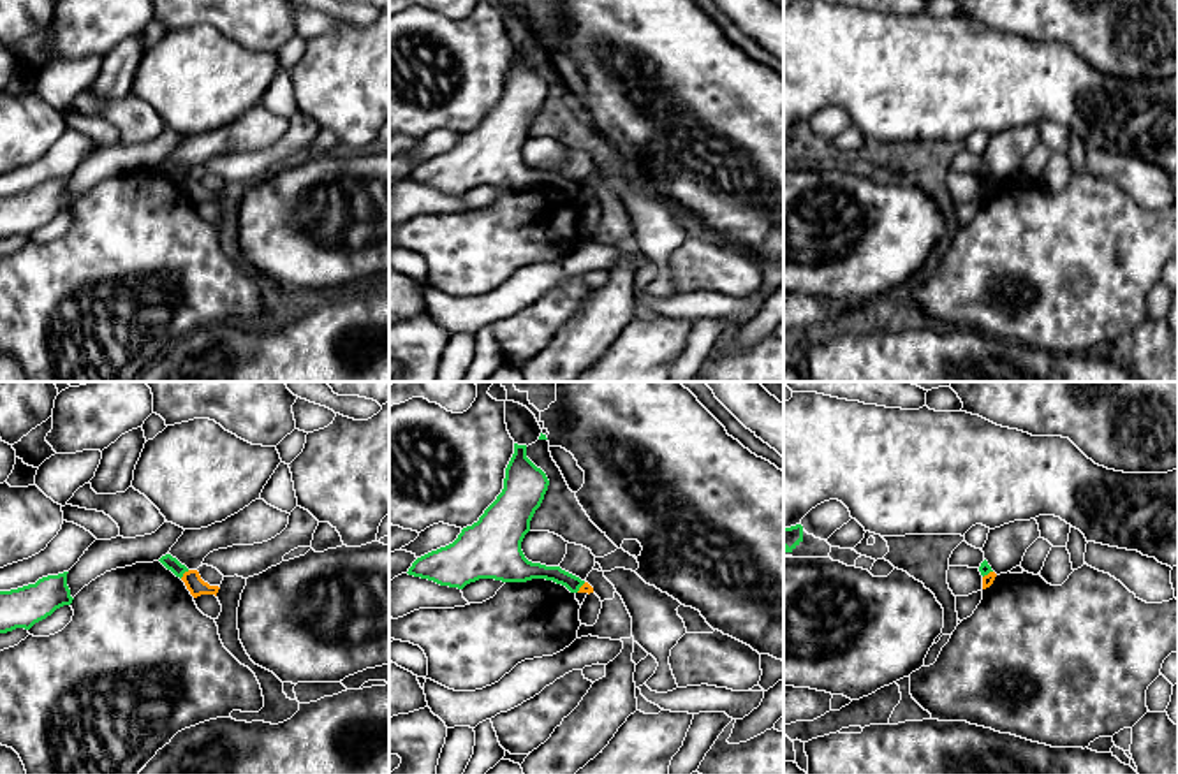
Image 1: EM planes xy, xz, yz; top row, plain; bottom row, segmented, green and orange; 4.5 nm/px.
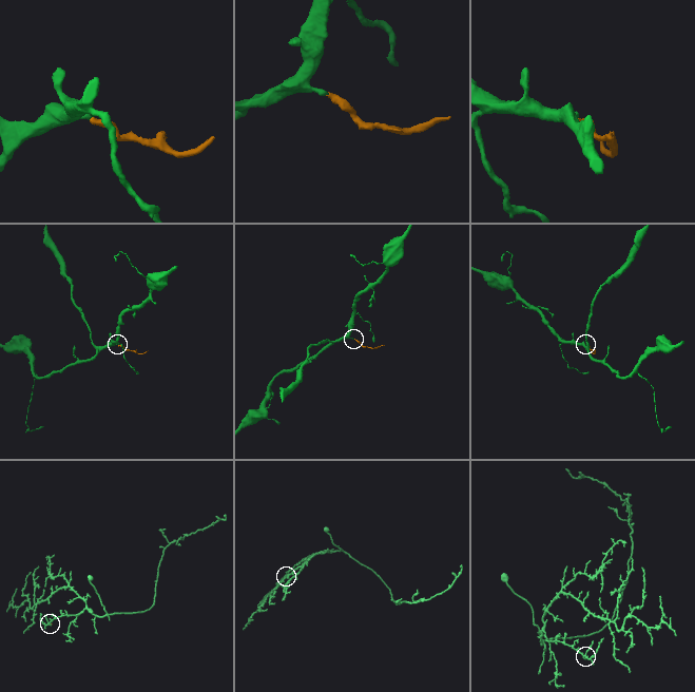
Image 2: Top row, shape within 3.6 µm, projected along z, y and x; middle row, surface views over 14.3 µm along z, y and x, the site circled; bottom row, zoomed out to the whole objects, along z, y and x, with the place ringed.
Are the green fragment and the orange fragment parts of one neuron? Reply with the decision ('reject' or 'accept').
reject

